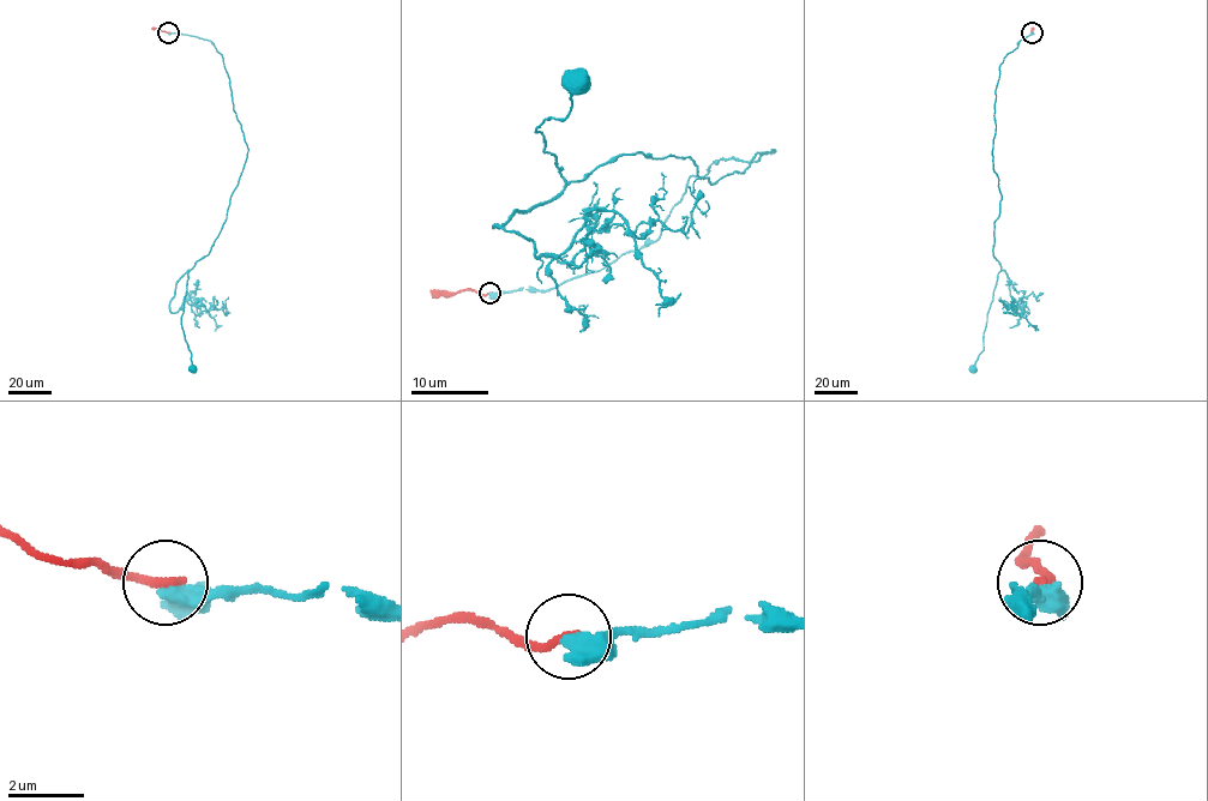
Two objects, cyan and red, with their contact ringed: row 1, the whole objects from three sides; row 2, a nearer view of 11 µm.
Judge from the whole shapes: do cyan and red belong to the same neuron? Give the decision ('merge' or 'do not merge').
do not merge

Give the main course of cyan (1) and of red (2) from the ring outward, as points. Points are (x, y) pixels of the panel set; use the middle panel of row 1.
1: (491, 294), (596, 272), (691, 175), (774, 150), (568, 181), (535, 131), (577, 79)
2: (491, 294), (479, 295), (462, 289), (431, 295)

